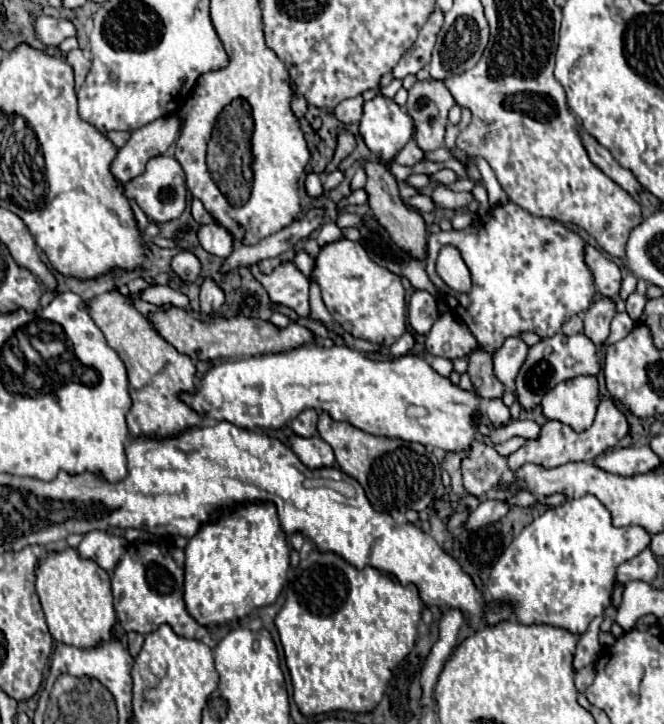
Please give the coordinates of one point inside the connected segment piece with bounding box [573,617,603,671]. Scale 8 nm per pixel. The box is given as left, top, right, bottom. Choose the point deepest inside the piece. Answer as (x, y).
(588, 648)

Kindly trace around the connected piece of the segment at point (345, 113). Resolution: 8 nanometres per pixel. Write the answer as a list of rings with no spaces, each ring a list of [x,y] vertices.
[[[357,95],[357,97],[351,97],[351,99],[343,99],[335,109],[333,109],[333,117],[339,119],[341,123],[345,125],[351,125],[351,123],[357,123],[359,117],[363,113],[363,97]]]

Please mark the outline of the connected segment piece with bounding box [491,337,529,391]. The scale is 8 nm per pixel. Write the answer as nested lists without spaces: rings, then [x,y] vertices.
[[[507,337],[503,345],[493,351],[493,371],[497,379],[511,391],[515,391],[515,373],[519,365],[523,365],[523,357],[527,357],[527,345],[519,337]]]

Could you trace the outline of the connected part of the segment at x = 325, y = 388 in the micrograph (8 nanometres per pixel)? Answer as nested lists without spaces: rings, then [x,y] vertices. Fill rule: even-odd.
[[[307,345],[293,349],[289,353],[223,361],[203,375],[199,387],[193,393],[179,393],[179,399],[199,415],[217,421],[225,419],[241,429],[255,429],[255,427],[283,429],[301,411],[321,409],[329,413],[331,419],[347,421],[365,433],[389,439],[415,441],[421,445],[433,445],[445,451],[459,451],[459,449],[469,451],[469,445],[475,439],[475,429],[469,417],[479,411],[481,401],[475,393],[451,385],[451,381],[441,377],[435,369],[431,369],[431,365],[423,357],[403,355],[397,359],[375,361],[365,357],[361,351],[349,349],[345,345],[331,349],[321,345]]]

